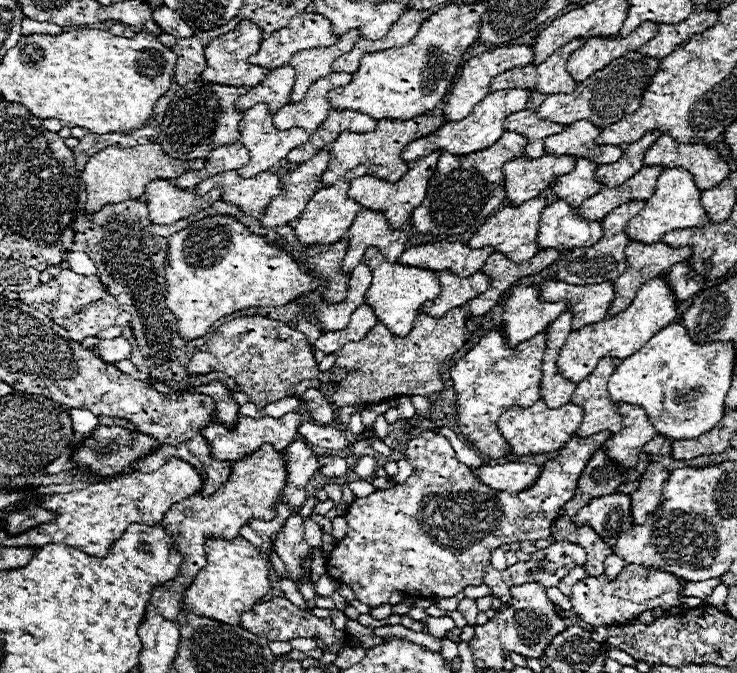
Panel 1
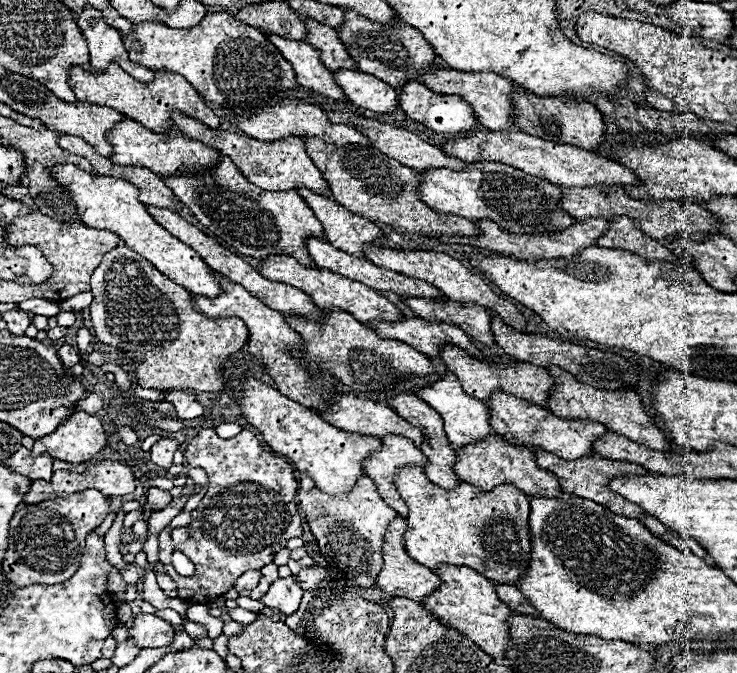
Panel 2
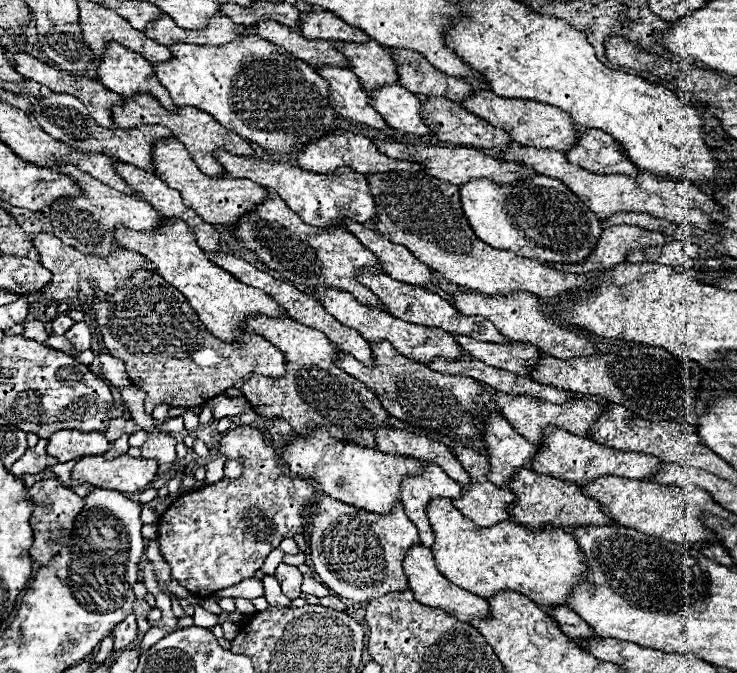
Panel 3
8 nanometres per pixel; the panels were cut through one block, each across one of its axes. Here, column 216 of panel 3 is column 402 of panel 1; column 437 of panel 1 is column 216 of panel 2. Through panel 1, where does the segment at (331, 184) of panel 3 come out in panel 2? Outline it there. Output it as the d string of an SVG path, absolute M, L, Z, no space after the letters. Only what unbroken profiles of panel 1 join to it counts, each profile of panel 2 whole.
M176 112L172 114L172 120L174 120L176 128L182 134L186 134L188 138L200 140L206 146L218 150L222 156L228 156L252 184L256 184L264 190L284 192L284 190L296 190L298 184L304 184L314 194L322 194L322 196L328 194L328 182L322 178L320 170L314 166L312 158L306 154L306 146L300 138L286 138L284 142L260 142L260 140L254 140L254 138L248 138L242 134L234 134L234 132L210 130L202 122L196 122L196 120L176 114Z

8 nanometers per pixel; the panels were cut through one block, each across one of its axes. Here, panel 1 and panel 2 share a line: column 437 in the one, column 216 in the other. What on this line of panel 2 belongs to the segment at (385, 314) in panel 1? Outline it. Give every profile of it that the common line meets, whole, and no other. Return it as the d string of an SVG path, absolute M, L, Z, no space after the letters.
M54 166L50 172L56 176L60 184L64 184L72 200L78 206L78 214L84 224L98 230L110 230L118 234L128 248L142 254L148 262L152 262L164 276L180 284L192 294L200 294L204 298L216 298L216 294L222 294L222 288L218 284L218 274L206 266L206 262L192 252L184 242L174 238L168 230L164 230L146 210L146 206L138 200L138 190L126 180L96 176L92 178L88 172L76 168L76 166Z

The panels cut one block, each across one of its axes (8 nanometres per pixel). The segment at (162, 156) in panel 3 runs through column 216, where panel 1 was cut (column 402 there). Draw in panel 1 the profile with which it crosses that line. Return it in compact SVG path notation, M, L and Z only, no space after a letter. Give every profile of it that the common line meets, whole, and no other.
M432 152L420 160L416 160L412 164L412 168L404 174L404 178L400 178L400 182L396 184L390 184L390 182L384 182L384 180L378 180L378 178L372 178L370 174L366 176L360 176L356 180L352 180L350 184L350 190L348 190L348 196L358 202L360 206L368 208L368 210L374 210L374 212L382 212L390 224L390 228L398 230L404 226L404 222L408 222L410 214L412 214L412 208L416 208L424 196L426 196L426 188L428 188L428 180L430 176L434 174L436 170L436 164L438 164L438 158L440 158L440 152Z

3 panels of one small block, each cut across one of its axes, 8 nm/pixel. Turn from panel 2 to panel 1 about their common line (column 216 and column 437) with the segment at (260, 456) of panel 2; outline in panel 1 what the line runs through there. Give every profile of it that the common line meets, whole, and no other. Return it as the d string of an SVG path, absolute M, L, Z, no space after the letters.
M422 432L420 436L406 442L404 458L414 466L414 474L388 490L376 490L366 498L356 498L346 510L348 532L346 538L330 552L326 560L326 574L338 584L346 584L354 590L356 600L376 608L388 604L392 592L402 590L414 598L450 598L460 594L466 586L480 586L484 580L484 568L490 564L492 550L506 542L536 542L550 536L550 526L556 514L564 508L568 500L574 498L580 474L592 454L610 438L612 434L594 434L588 438L572 438L560 450L558 456L542 466L542 474L536 486L520 492L508 494L498 492L480 482L472 470L456 460L450 442L434 432Z

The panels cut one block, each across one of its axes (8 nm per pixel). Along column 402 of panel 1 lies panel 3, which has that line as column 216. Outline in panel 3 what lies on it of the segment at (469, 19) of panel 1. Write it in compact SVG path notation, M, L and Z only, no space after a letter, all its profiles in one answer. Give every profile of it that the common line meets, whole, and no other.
M244 36L244 38L240 38L240 42L228 42L228 46L196 46L196 44L178 42L176 46L170 46L170 50L172 50L172 62L154 62L152 66L156 70L156 78L160 80L160 84L170 92L172 102L176 106L194 106L194 108L200 108L200 110L208 112L222 126L234 130L238 136L242 136L242 138L246 138L250 142L256 142L264 150L272 150L274 154L288 154L288 156L292 156L306 142L312 142L314 138L322 138L334 126L334 110L330 108L330 102L328 102L328 84L326 84L326 80L322 80L312 66L308 66L306 62L300 62L300 60L292 58L286 50L280 50L280 46L272 46L272 42L264 42L264 38Z

